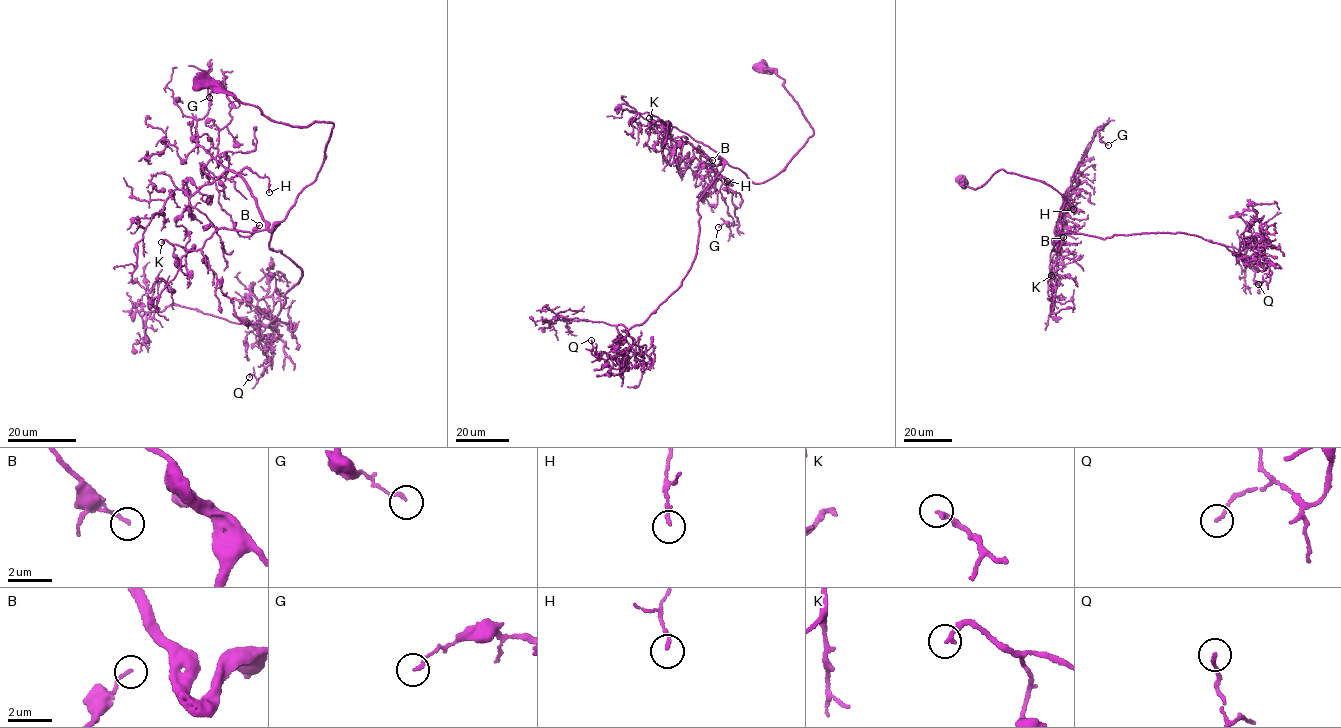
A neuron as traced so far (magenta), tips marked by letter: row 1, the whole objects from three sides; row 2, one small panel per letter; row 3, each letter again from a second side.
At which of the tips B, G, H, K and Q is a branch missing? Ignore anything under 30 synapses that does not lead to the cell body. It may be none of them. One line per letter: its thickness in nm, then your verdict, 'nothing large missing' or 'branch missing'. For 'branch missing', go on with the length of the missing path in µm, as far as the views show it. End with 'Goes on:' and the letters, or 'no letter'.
B: calibre 150 nm; nothing large missing
G: calibre 150 nm; nothing large missing
H: calibre 140 nm; nothing large missing
K: calibre 200 nm; nothing large missing
Q: calibre 120 nm; nothing large missing
Goes on: no letter

